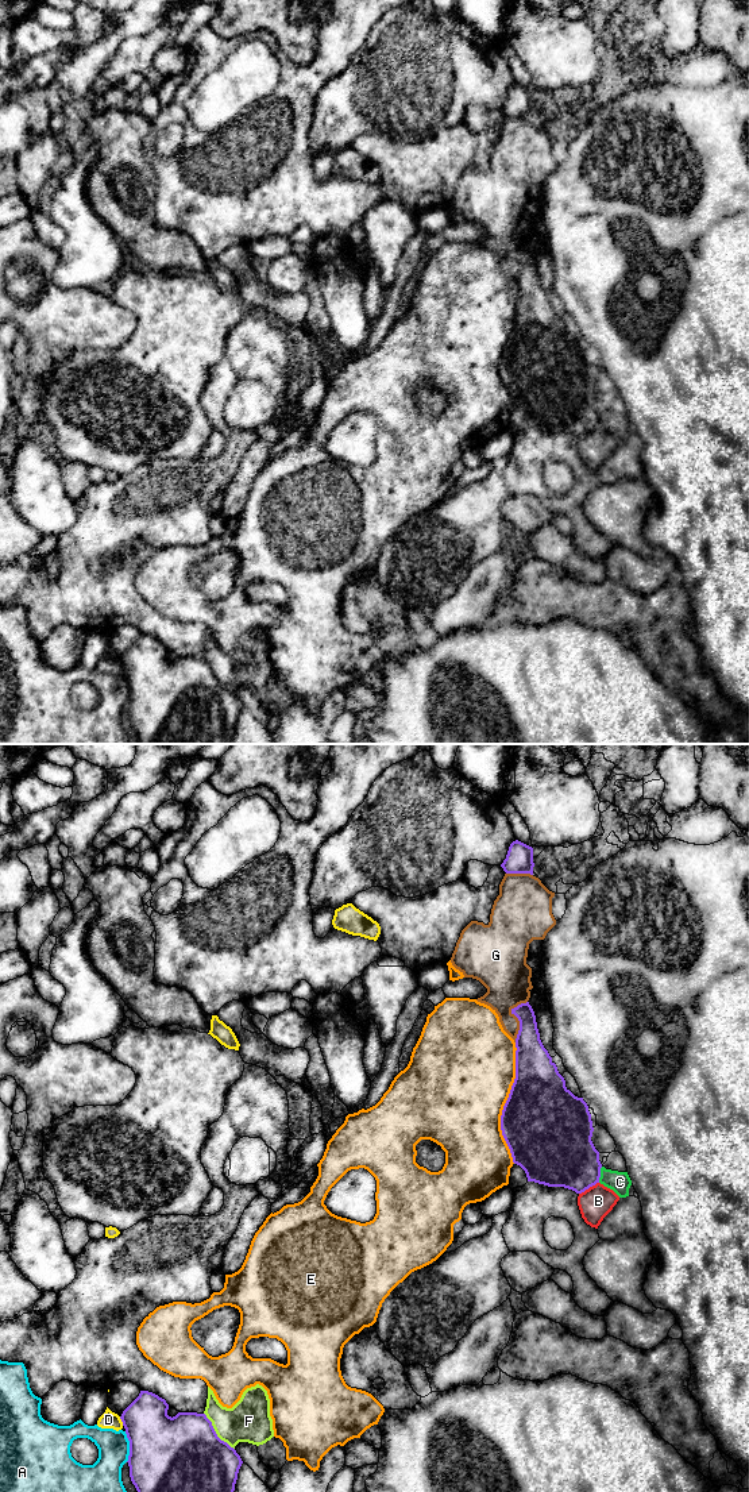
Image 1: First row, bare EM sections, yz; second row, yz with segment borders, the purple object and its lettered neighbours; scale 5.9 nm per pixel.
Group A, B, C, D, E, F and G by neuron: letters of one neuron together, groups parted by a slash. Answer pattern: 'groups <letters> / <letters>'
groups A / B C D / E / F / G

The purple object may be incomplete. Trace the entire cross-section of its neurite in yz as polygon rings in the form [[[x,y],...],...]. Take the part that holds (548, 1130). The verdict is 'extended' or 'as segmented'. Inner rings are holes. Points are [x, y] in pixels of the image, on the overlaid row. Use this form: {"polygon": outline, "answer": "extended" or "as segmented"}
{"polygon": [[[529,1002],[511,1009],[511,1014],[518,1018],[520,1030],[516,1038],[516,1079],[501,1115],[502,1136],[513,1163],[525,1171],[528,1181],[582,1194],[599,1183],[602,1168],[599,1152],[591,1141],[594,1127],[588,1106],[565,1087],[540,1040]]], "answer": "as segmented"}

